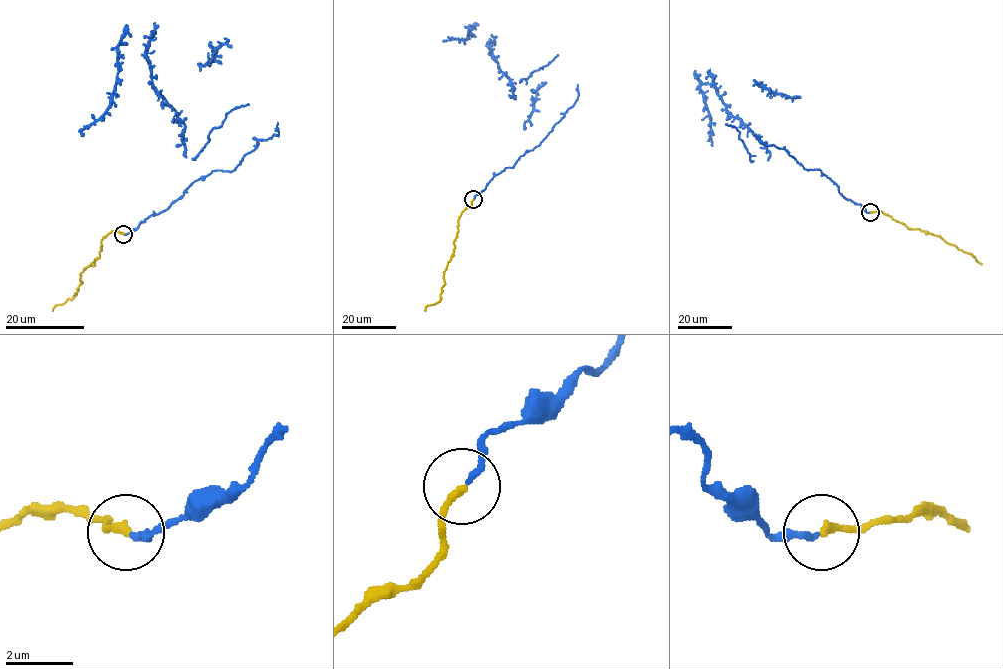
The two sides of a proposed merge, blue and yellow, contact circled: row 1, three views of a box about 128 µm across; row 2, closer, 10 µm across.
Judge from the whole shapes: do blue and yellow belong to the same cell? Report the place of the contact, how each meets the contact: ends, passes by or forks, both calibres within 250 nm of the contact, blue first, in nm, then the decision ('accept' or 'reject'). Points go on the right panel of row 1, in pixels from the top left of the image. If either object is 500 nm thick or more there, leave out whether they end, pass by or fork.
place (870, 212); blue ends; yellow ends; calibres 180 and 240 nm; accept

